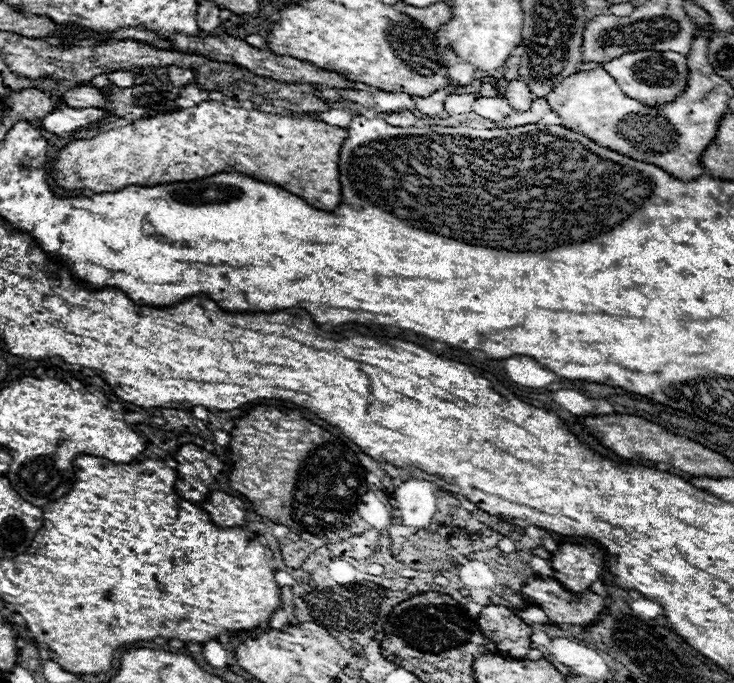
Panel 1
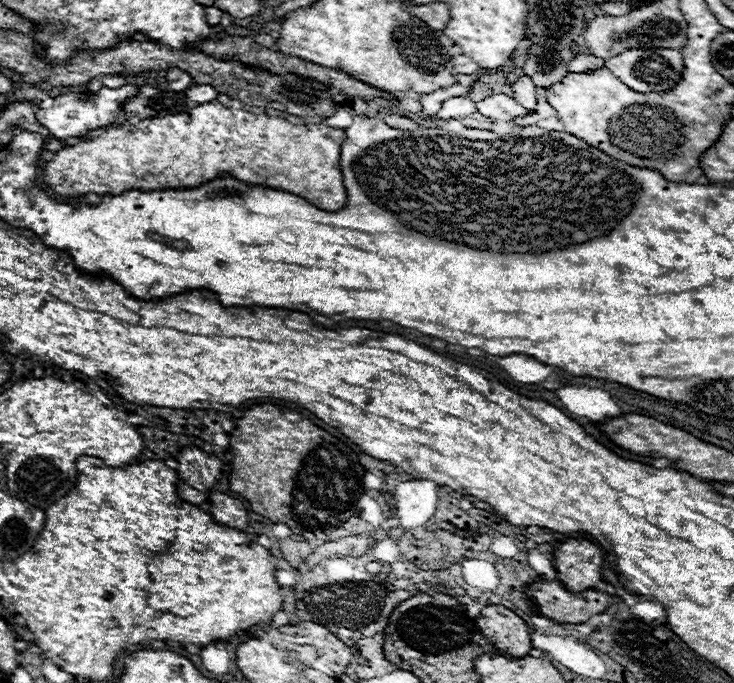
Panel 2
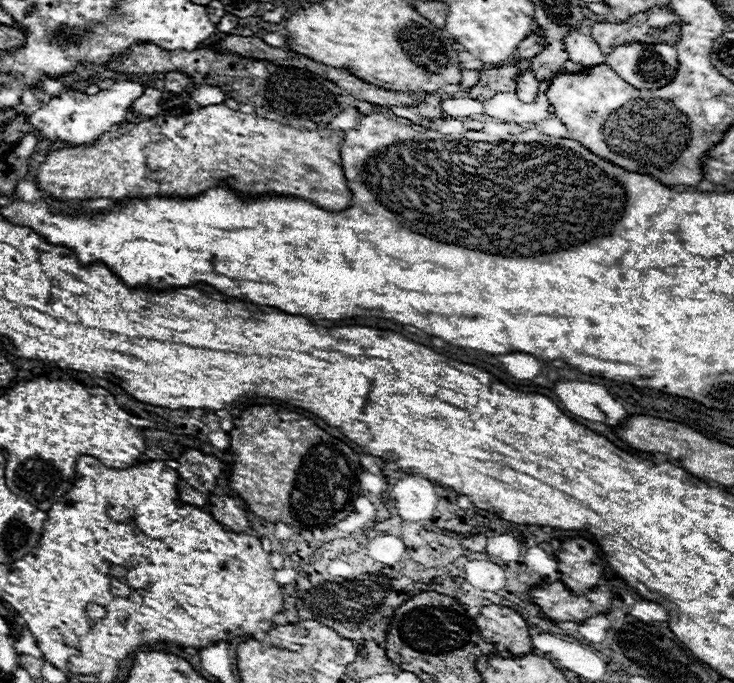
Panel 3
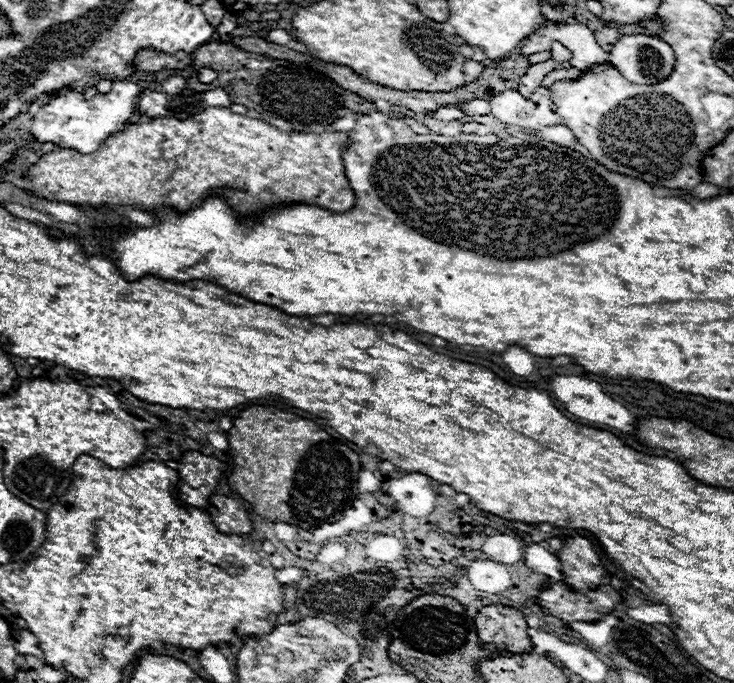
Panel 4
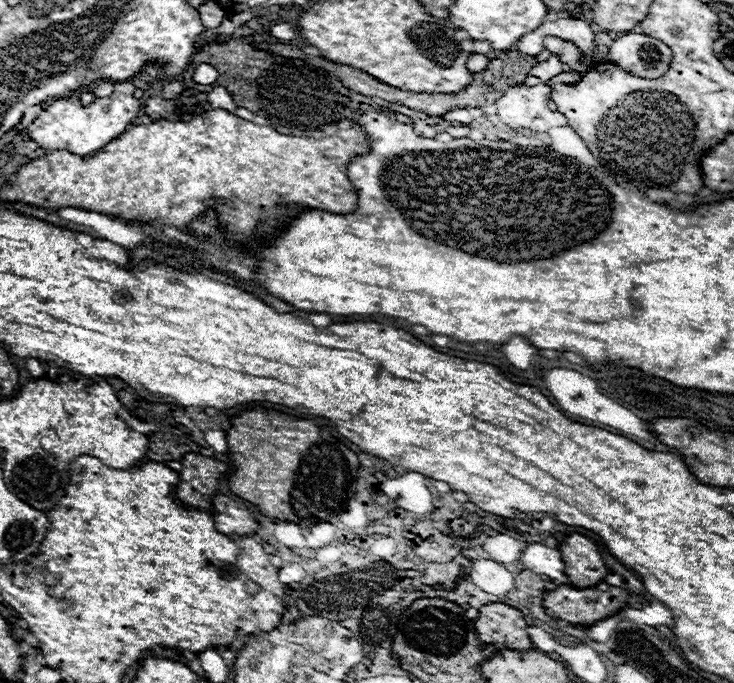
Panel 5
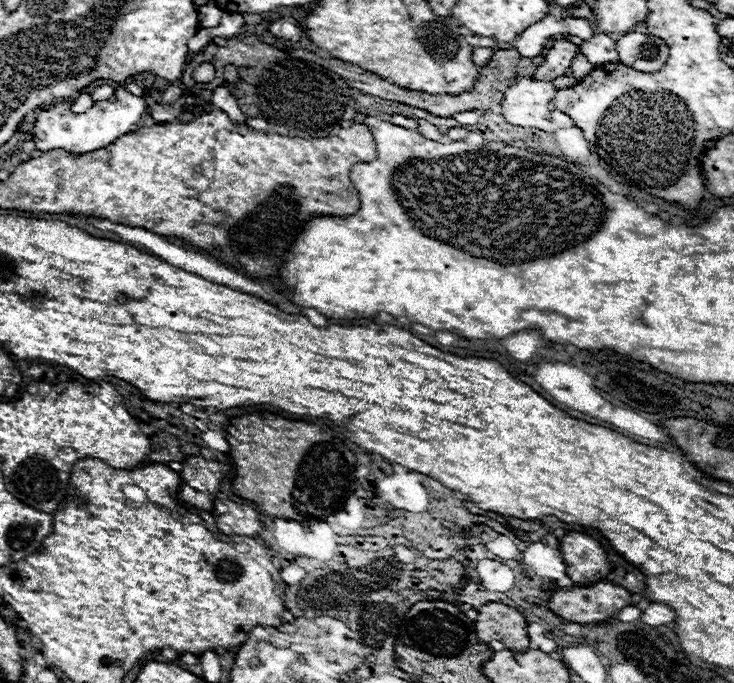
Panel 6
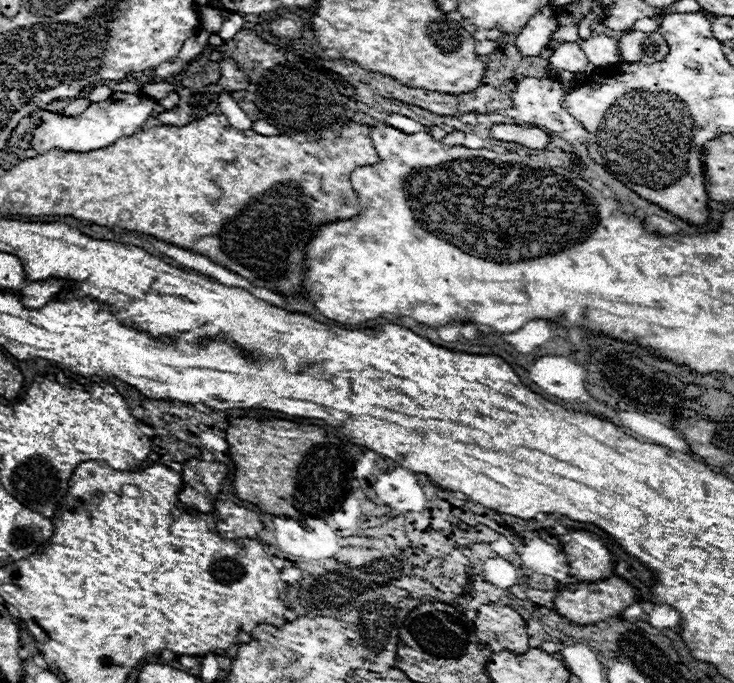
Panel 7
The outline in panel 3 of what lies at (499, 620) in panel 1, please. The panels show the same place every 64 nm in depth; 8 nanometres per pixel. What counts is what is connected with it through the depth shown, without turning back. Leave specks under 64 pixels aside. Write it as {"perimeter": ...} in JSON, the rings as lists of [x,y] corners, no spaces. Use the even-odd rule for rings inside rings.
{"perimeter":[[[492,604],[484,606],[474,620],[480,636],[494,644],[500,652],[506,650],[514,656],[524,656],[532,652],[532,642],[528,634],[530,628],[516,610]]]}

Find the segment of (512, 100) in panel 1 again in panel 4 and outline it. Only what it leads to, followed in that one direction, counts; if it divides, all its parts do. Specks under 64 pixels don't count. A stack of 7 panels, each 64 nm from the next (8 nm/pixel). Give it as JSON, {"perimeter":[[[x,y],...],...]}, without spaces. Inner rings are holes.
{"perimeter":[[[546,60],[546,62],[540,62],[540,64],[530,66],[530,68],[526,70],[524,78],[520,80],[518,92],[520,92],[524,98],[530,98],[530,96],[532,96],[532,92],[540,86],[542,78],[544,78],[550,70],[554,70],[554,68],[558,68],[558,64],[556,64],[554,60]]]}

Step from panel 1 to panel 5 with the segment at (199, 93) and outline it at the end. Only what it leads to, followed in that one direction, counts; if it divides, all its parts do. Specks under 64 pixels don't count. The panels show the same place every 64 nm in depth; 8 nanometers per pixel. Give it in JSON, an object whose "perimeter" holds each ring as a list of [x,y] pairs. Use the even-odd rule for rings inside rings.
{"perimeter":[[[216,86],[212,92],[208,92],[208,102],[210,102],[212,108],[224,108],[228,112],[234,112],[236,110],[234,100],[226,92],[226,88],[222,88],[222,86]]]}

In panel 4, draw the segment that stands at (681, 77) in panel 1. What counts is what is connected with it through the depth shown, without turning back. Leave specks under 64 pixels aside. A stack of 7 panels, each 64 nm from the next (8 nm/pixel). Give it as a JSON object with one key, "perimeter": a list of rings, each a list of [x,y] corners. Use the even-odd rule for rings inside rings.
{"perimeter":[[[630,34],[612,46],[608,62],[634,84],[660,84],[672,74],[676,58],[664,40]]]}

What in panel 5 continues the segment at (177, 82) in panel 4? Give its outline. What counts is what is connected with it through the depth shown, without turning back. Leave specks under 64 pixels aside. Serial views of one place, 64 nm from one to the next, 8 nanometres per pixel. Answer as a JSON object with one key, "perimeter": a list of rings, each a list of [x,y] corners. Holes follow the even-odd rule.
{"perimeter":[[[168,80],[164,84],[164,90],[162,90],[162,96],[168,96],[168,98],[176,98],[180,96],[184,90],[184,82],[182,80]]]}

